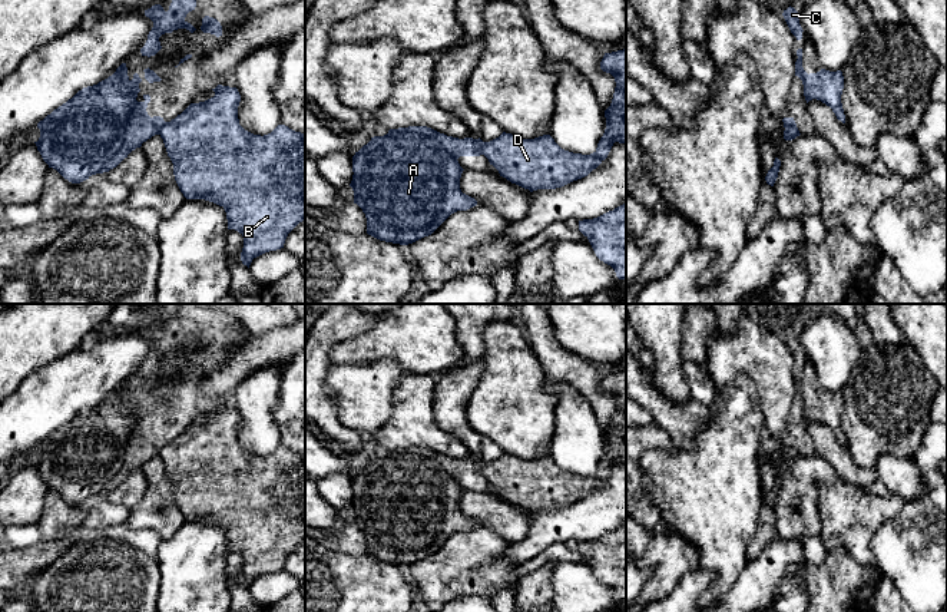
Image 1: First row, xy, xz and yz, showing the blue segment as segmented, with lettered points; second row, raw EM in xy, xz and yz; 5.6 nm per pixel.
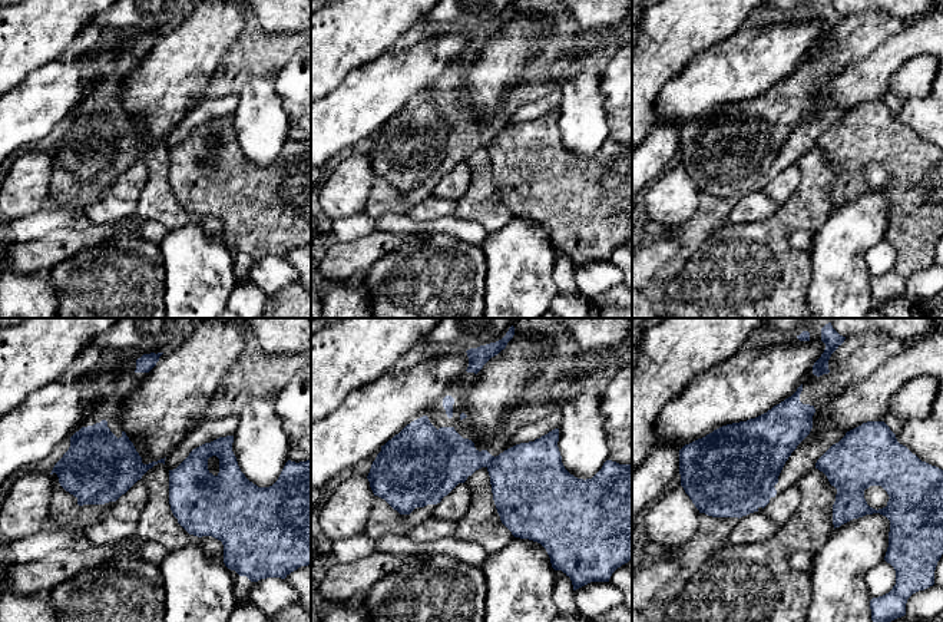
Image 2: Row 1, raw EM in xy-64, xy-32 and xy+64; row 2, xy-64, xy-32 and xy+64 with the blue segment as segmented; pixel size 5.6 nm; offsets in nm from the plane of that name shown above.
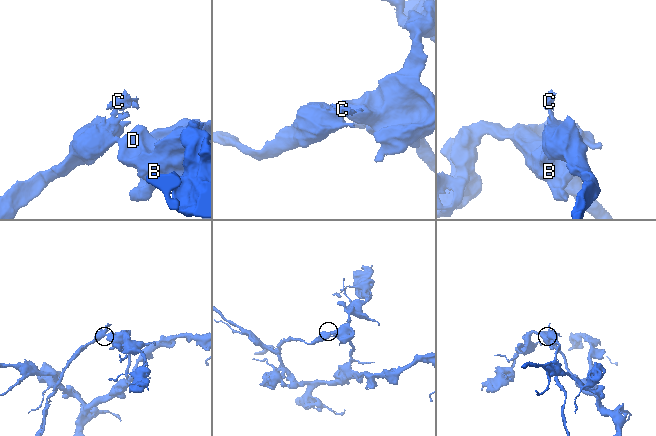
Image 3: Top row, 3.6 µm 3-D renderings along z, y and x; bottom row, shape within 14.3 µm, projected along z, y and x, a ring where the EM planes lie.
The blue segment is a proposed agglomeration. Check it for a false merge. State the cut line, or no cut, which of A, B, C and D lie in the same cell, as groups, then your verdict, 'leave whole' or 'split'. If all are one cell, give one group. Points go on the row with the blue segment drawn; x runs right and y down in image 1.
cut xy (166, 122), (158, 134); groups A C / B D; split

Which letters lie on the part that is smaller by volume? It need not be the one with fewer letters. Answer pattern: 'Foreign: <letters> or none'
Foreign: A, C

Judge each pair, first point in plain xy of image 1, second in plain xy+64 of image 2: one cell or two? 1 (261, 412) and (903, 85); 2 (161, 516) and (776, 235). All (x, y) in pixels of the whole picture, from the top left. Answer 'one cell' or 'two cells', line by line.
1: one cell
2: one cell

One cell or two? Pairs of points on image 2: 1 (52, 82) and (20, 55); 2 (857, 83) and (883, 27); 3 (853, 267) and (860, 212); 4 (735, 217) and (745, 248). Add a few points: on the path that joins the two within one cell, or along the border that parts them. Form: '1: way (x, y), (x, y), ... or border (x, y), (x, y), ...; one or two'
1: border (58, 58), (33, 69), (15, 88); two
2: border (902, 30), (886, 37), (872, 52); two
3: way (853, 254), (853, 230), (857, 225); one
4: border (770, 217), (763, 221), (728, 222); two

